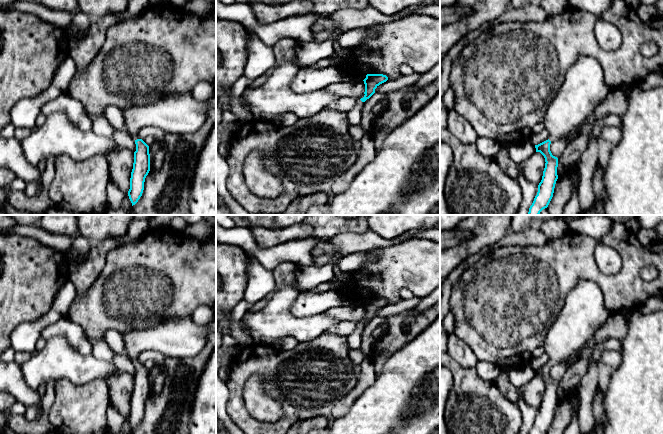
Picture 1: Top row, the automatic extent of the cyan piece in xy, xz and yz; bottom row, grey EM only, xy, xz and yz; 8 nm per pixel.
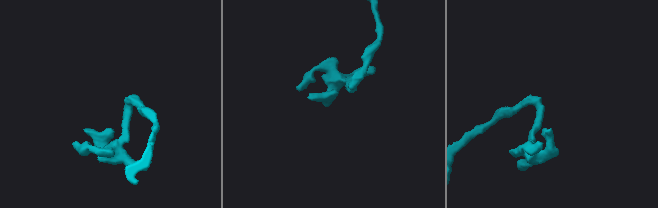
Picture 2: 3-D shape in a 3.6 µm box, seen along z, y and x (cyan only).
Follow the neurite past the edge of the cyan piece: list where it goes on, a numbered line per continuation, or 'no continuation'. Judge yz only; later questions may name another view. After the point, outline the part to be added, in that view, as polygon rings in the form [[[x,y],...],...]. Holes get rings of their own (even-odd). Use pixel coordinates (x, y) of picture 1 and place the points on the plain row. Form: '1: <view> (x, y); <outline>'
1: yz (583, 313); [[[579,279],[579,280],[577,281],[575,287],[572,288],[572,289],[570,290],[570,292],[567,294],[566,299],[565,299],[565,302],[564,302],[564,305],[563,305],[563,308],[562,308],[562,310],[560,311],[560,313],[557,315],[555,322],[554,322],[554,323],[551,325],[551,327],[547,330],[547,334],[546,334],[546,337],[545,337],[545,339],[544,339],[543,347],[544,347],[544,349],[545,349],[545,353],[549,356],[549,364],[550,364],[550,365],[557,365],[557,364],[563,364],[563,365],[565,365],[563,362],[564,362],[565,360],[567,360],[569,357],[573,356],[577,351],[579,351],[579,350],[581,349],[581,347],[582,347],[584,344],[586,344],[586,343],[593,337],[593,335],[595,334],[595,332],[607,321],[607,319],[609,318],[609,316],[610,316],[610,313],[609,313],[609,312],[607,311],[607,309],[605,308],[603,293],[602,293],[602,291],[601,291],[601,289],[599,288],[599,286],[598,286],[597,284],[595,284],[594,282],[592,282],[592,281],[584,280],[584,279]],[[565,365],[565,366],[566,366],[567,368],[569,367],[569,366],[567,366],[567,365]]]

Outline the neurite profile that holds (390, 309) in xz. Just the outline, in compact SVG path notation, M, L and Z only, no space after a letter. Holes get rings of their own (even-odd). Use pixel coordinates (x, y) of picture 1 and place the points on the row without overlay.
M415 296L410 300L402 300L400 302L392 303L392 304L388 303L386 306L377 310L375 316L381 316L387 318L391 315L416 308L419 305L420 301L421 298Z

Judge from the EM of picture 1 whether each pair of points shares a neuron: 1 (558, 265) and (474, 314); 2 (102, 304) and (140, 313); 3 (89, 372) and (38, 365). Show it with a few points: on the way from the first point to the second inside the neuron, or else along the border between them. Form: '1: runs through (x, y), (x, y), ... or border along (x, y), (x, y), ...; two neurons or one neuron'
1: runs through (537, 278), (518, 285), (505, 294), (495, 296); one neuron
2: runs through (111, 304), (131, 304); one neuron
3: runs through (76, 367), (71, 365), (51, 365); one neuron

